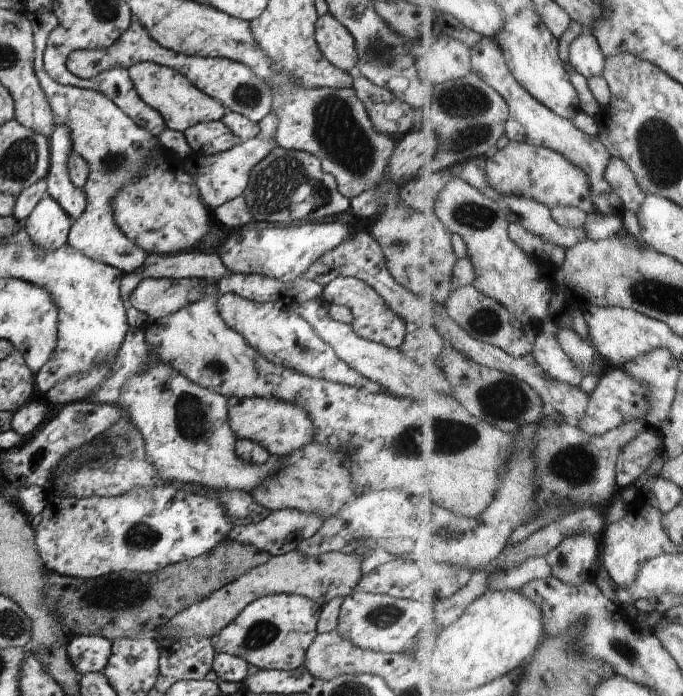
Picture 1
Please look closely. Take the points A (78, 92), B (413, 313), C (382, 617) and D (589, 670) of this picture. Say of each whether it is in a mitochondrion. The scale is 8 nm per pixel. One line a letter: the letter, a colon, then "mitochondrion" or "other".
A: other
B: other
C: mitochondrion
D: other

